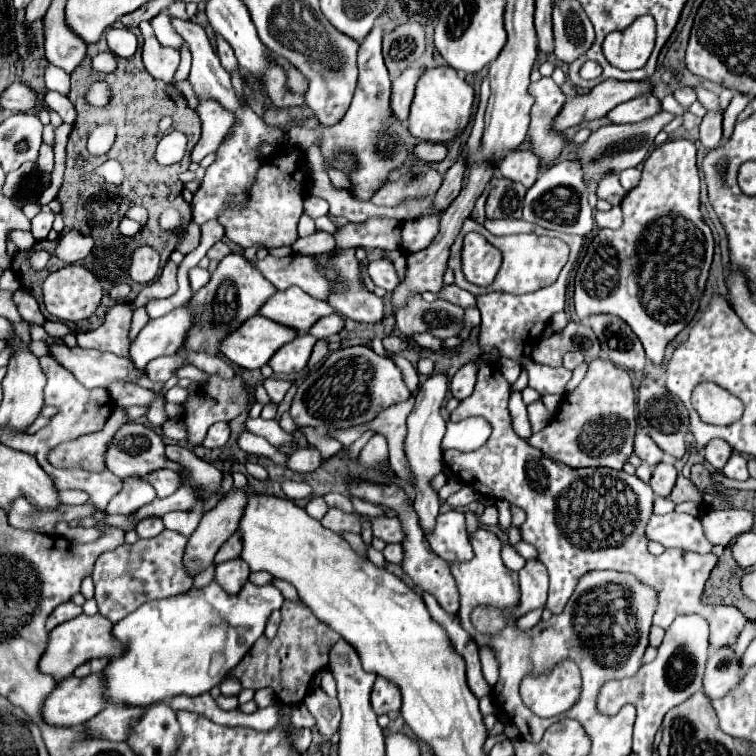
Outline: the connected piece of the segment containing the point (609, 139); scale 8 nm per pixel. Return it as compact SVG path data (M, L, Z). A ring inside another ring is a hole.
M659 112L653 118L647 118L639 124L609 124L603 126L599 130L595 130L587 142L583 144L583 148L579 150L579 160L583 162L583 172L585 172L585 182L589 182L591 178L601 178L605 172L609 170L625 170L625 168L633 168L639 166L645 156L653 150L653 138L663 130L663 126L667 122L671 122L675 116L669 112Z

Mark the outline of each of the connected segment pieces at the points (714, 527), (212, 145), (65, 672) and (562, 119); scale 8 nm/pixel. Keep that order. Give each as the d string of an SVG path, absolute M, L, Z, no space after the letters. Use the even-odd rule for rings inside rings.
M707 510L703 514L703 528L713 544L727 546L733 538L753 526L753 514L747 510Z
M211 100L201 102L197 114L201 118L203 130L197 146L191 152L191 160L195 164L199 164L207 154L217 152L223 138L229 134L229 130L235 124L235 112L219 106L219 102L211 102Z
M81 614L69 622L59 624L57 628L51 630L49 648L45 650L45 654L39 662L41 672L51 674L57 680L63 680L63 678L69 678L73 674L73 670L87 660L115 658L115 654L119 654L119 642L115 642L115 638L111 638L111 626L113 626L113 622L109 618L103 618L101 614L95 614L95 616Z
M603 80L589 94L577 96L563 106L559 118L555 120L555 130L567 130L571 126L577 126L583 120L603 118L617 104L649 92L651 92L651 80L647 82Z

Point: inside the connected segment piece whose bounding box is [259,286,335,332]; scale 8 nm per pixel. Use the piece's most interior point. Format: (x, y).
(292, 307)

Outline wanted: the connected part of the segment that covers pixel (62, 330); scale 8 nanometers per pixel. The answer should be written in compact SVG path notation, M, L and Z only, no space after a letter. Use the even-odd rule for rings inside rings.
M47 320L45 324L43 324L43 328L47 330L47 334L51 334L51 336L55 336L55 338L63 338L67 332L73 332L69 326L65 326L63 322L59 322L59 320Z

